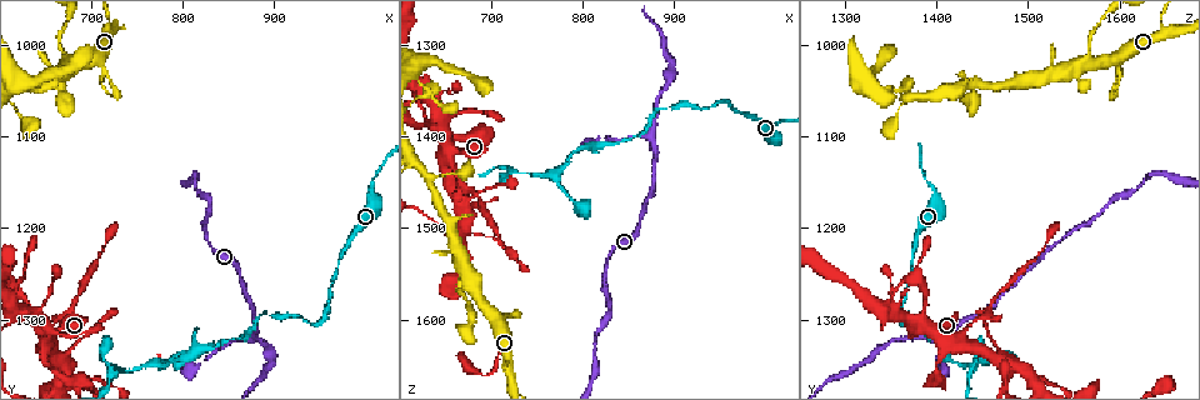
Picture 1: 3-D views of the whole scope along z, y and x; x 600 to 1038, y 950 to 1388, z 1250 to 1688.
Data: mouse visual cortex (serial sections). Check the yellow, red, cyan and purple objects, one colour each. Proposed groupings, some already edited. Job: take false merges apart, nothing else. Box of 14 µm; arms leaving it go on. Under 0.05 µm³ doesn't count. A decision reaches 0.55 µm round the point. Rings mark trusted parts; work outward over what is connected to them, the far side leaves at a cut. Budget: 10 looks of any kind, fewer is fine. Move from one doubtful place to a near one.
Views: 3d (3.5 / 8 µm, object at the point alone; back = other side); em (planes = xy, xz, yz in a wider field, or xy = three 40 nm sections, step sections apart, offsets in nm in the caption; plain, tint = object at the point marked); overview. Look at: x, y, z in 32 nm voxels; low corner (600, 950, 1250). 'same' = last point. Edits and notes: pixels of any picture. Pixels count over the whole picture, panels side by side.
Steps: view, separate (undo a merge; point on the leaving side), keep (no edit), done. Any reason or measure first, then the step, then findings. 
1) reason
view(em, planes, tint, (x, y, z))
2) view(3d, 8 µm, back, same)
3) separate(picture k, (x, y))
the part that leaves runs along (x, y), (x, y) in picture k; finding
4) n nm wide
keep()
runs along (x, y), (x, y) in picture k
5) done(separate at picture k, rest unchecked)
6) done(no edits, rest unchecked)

abrupt turn
view(3d, 3.5 µm, (665, 1345, 1470))

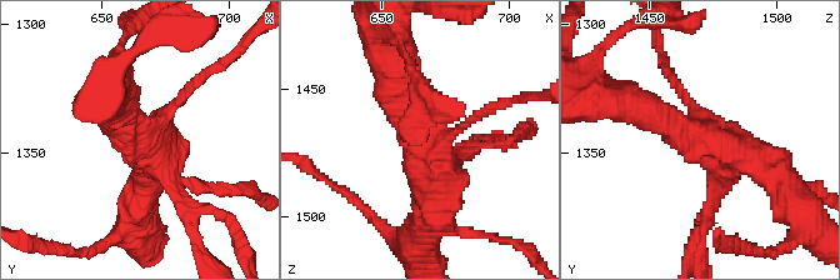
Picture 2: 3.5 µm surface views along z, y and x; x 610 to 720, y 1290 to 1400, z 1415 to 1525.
4 arms; arms of 150, 200, 400, 450 nm; shape alone is not enough
view(em, xy, step 2, tint, (667, 1345, 1473))

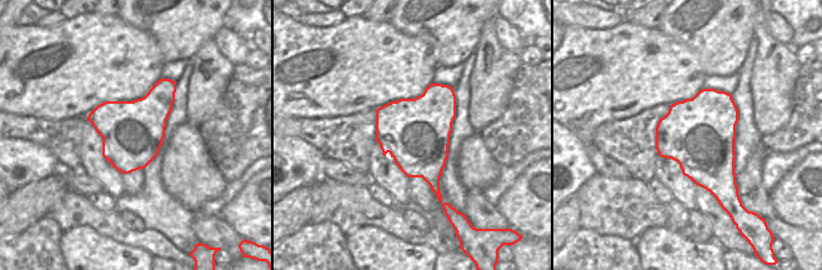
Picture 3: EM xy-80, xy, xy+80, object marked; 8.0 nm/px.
keep()
runs along (644, 109), (778, 171) in picture 2; continuous, no second cell

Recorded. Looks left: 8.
sharp bend
view(3d, 3.5 µm, (655, 1320, 1425))

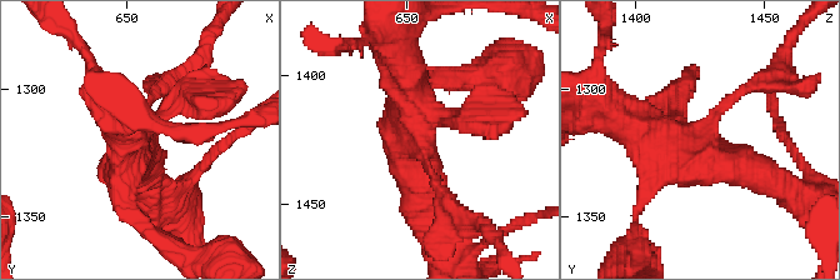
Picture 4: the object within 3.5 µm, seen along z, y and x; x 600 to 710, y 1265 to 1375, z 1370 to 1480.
arms of 150, 250 nm
view(em, xy, step 1, tint, (655, 1316, 1427))

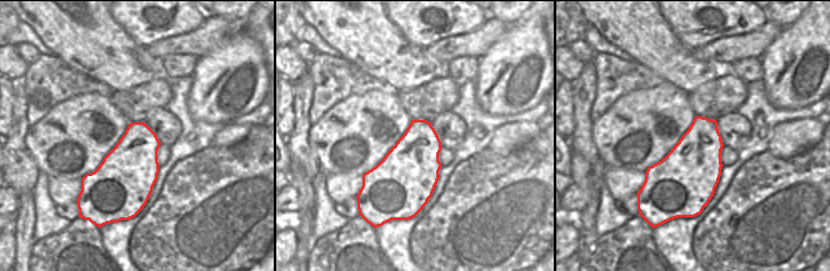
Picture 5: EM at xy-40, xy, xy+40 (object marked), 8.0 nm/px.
keep()
runs along (473, 113), (423, 129), (445, 201) in picture 4; continuous, no second cell

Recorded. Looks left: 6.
calibre changes
view(3d, 8 µm, (970, 1235, 1375))

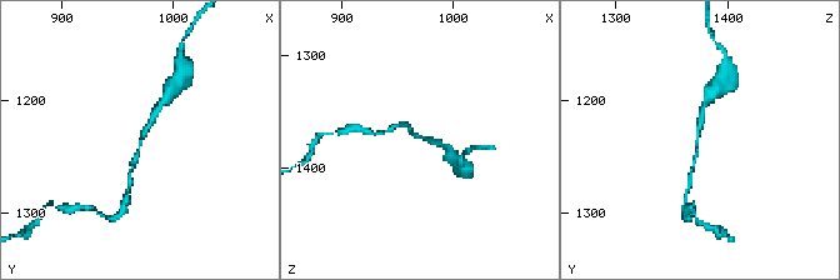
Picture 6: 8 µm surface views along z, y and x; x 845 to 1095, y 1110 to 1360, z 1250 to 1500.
closer look
view(3d, 3.5 µm, back, (970, 1236, 1372))

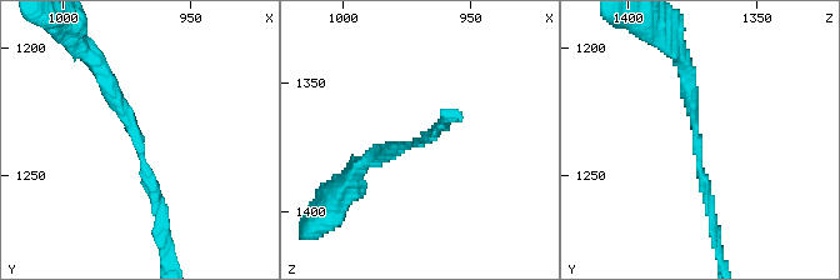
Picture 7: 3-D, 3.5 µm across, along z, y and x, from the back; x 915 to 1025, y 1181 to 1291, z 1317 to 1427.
arms of 150, 200 nm
view(em, xy, step 5, tint, (972, 1235, 1374))

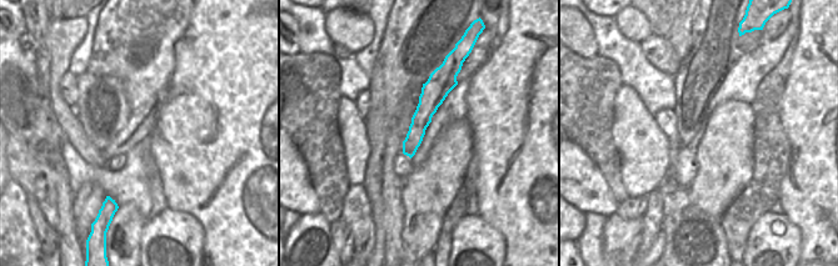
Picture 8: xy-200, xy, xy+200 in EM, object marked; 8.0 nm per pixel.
keep()
runs along (98, 70), (140, 146), (159, 215) in picture 7; continuous, no second cell

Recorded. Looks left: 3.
abrupt turn
view(3d, 8 µm, back, (945, 1305, 1365))

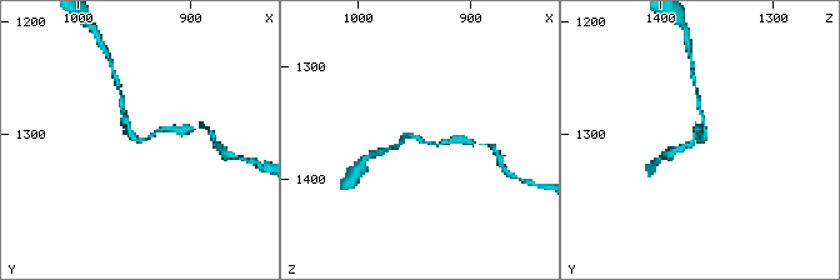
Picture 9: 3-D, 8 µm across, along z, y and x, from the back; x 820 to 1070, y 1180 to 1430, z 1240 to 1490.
view(em, xy, step 5, tint, (946, 1304, 1362))

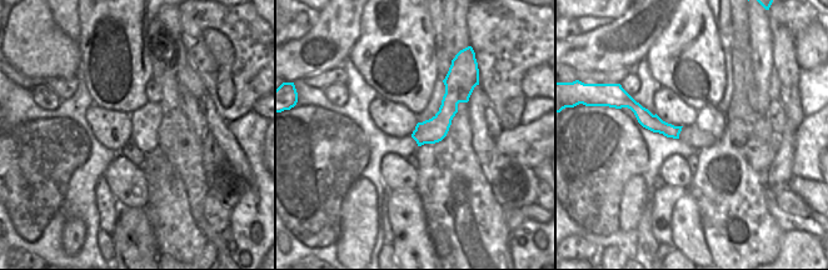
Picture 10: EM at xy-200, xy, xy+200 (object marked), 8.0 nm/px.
arms of 150, 150 nm
keep()
runs along (454, 78), (445, 115), (420, 141) in picture 10; continuous, no second cell

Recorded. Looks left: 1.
done(no edits, rest unchecked)

